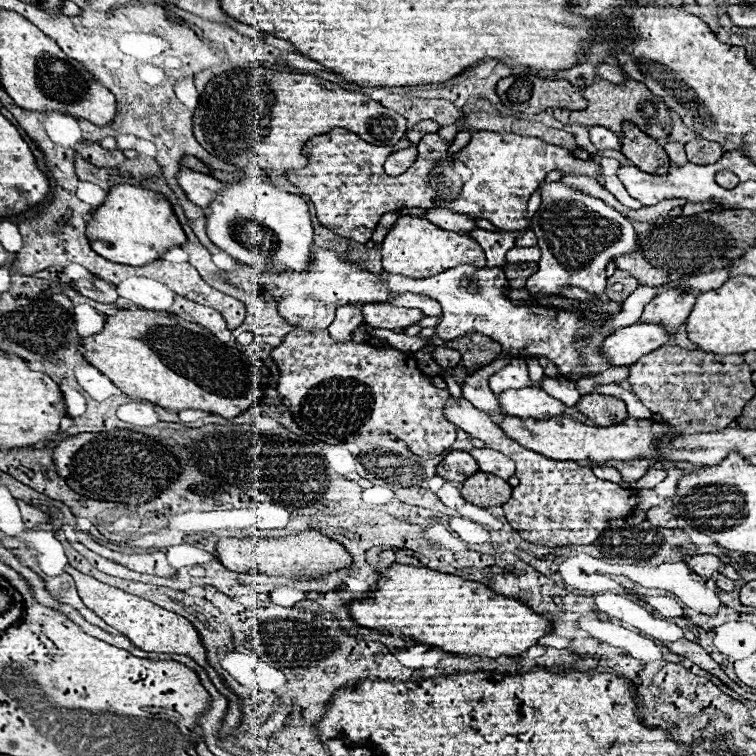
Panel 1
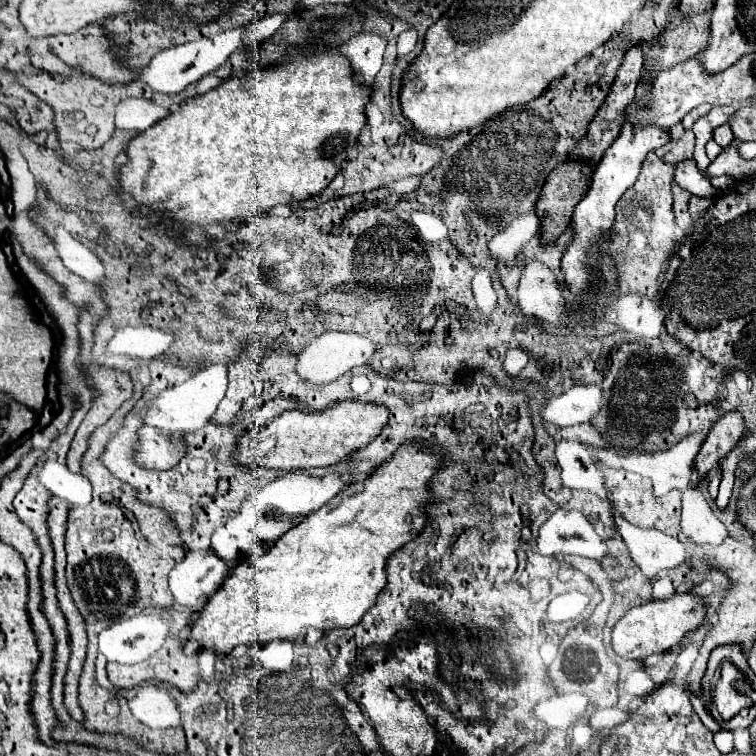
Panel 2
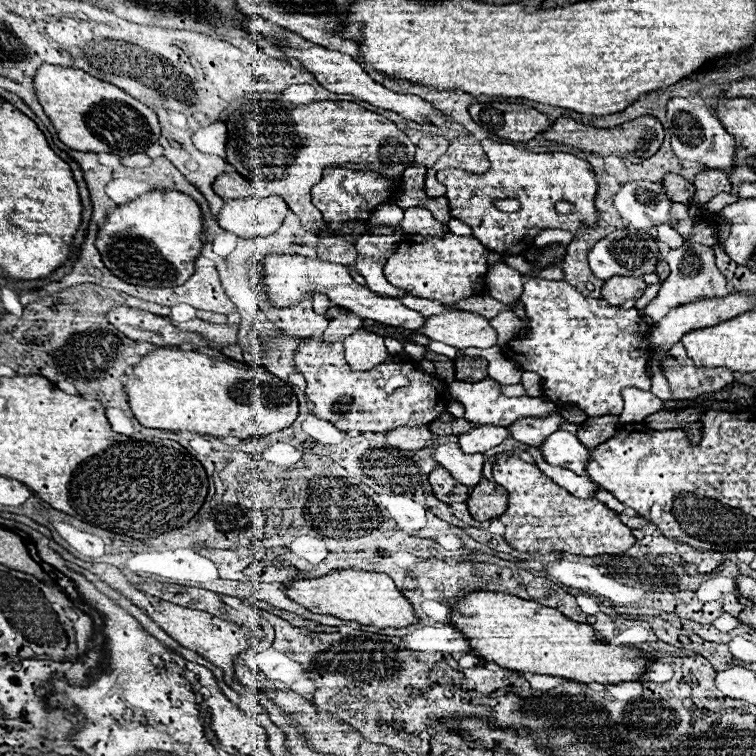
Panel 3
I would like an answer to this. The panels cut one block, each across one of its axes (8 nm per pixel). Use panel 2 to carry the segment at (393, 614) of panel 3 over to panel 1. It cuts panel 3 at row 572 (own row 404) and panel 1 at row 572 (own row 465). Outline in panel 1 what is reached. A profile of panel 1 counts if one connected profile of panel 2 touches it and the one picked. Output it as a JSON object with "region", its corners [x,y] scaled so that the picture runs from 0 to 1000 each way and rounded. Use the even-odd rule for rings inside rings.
{"region":[[[397,704],[376,712],[294,712],[286,722],[288,741],[307,757],[320,759],[352,759],[352,762],[373,762],[373,765],[421,765],[444,754],[455,754],[466,746],[466,735],[458,725],[423,704]]]}

